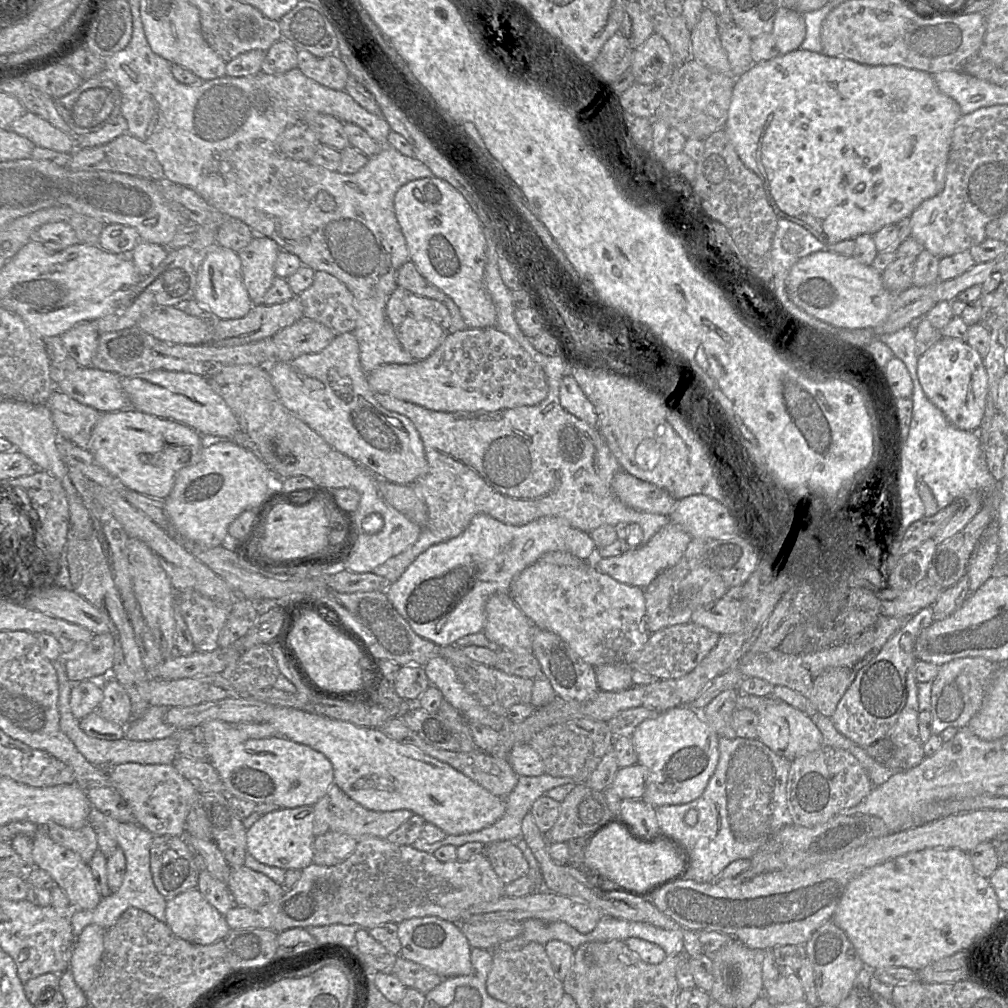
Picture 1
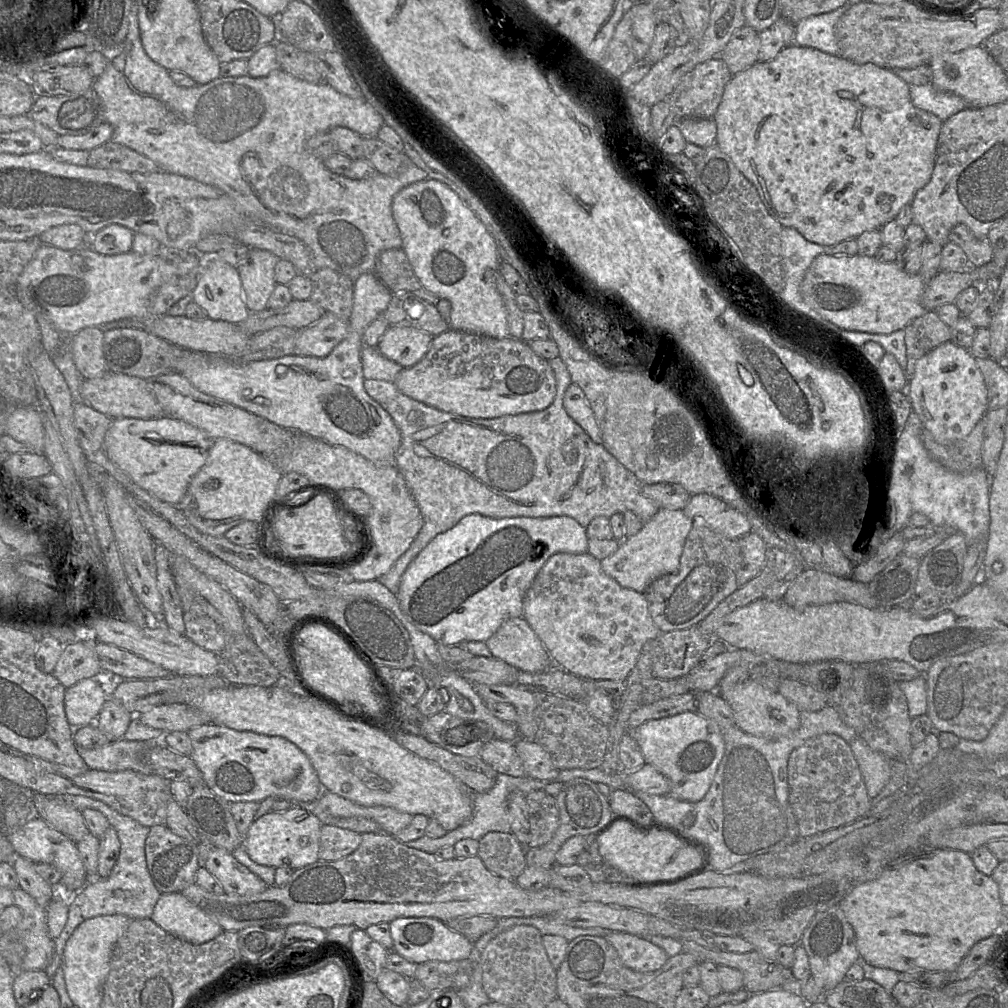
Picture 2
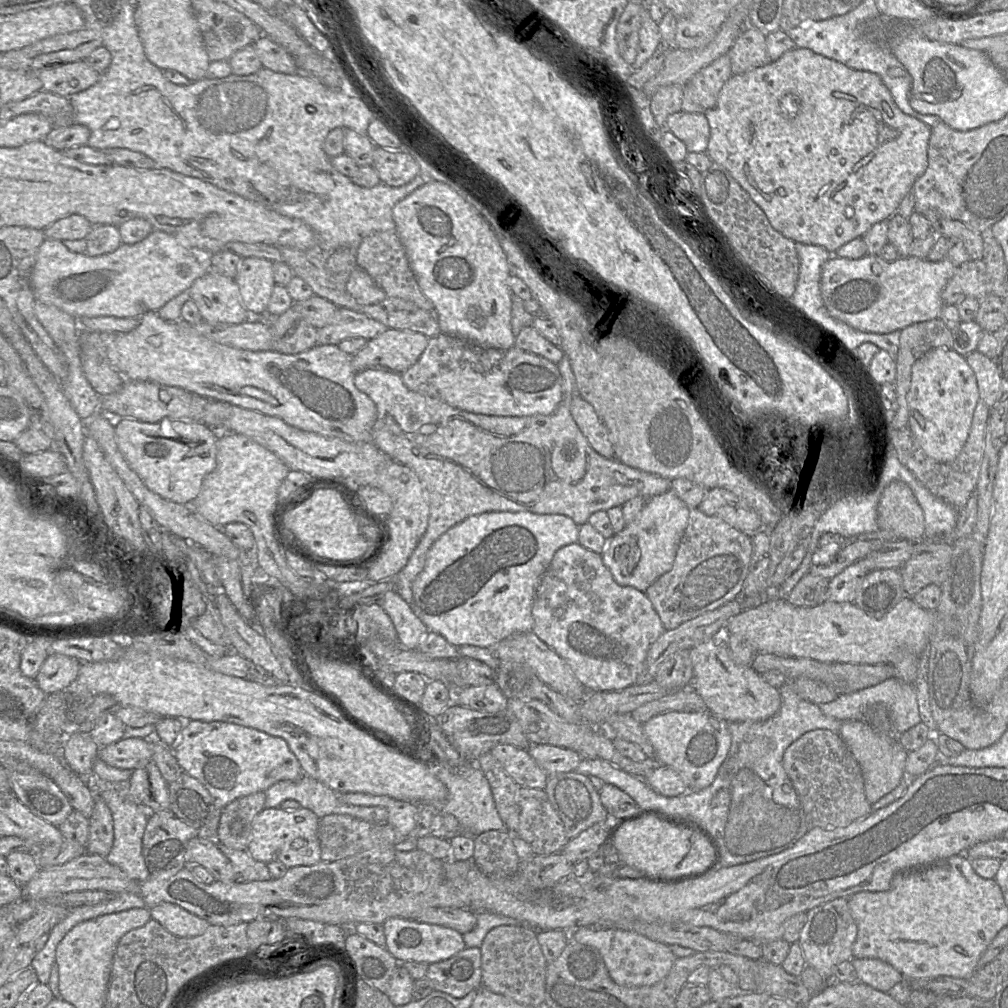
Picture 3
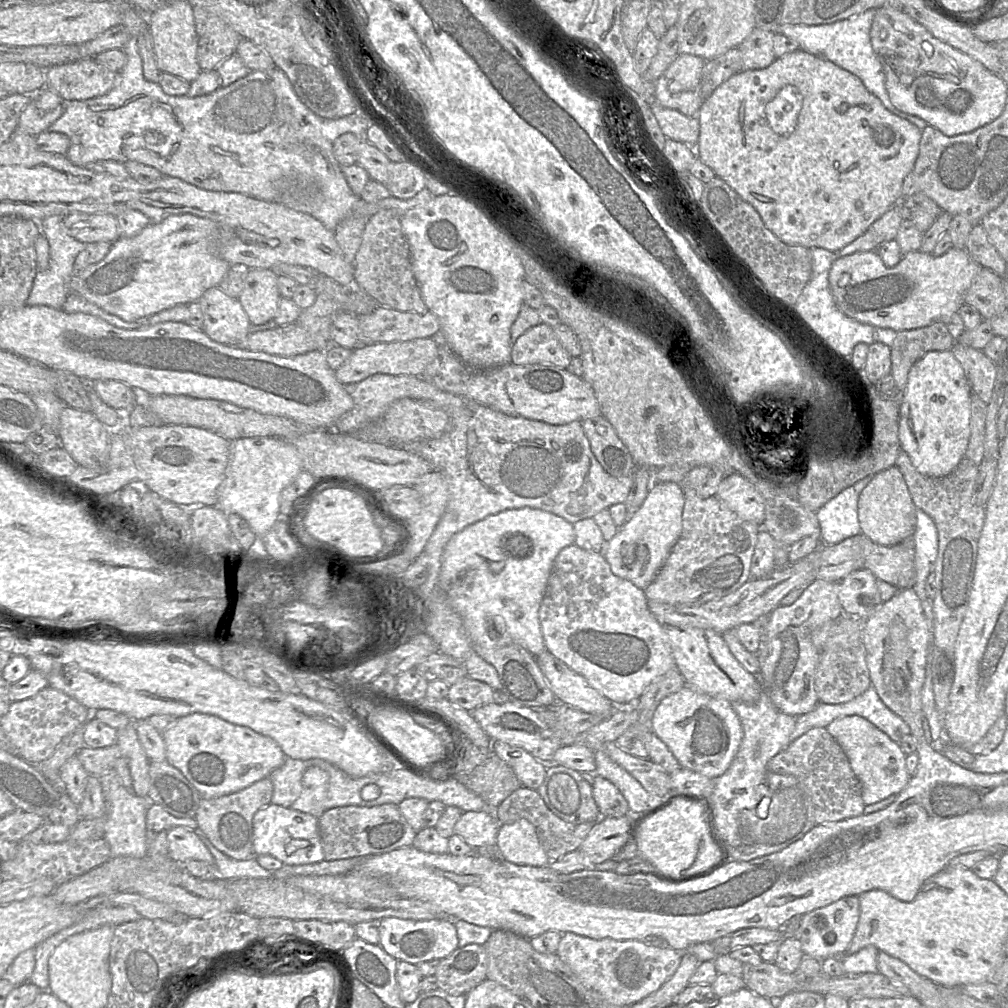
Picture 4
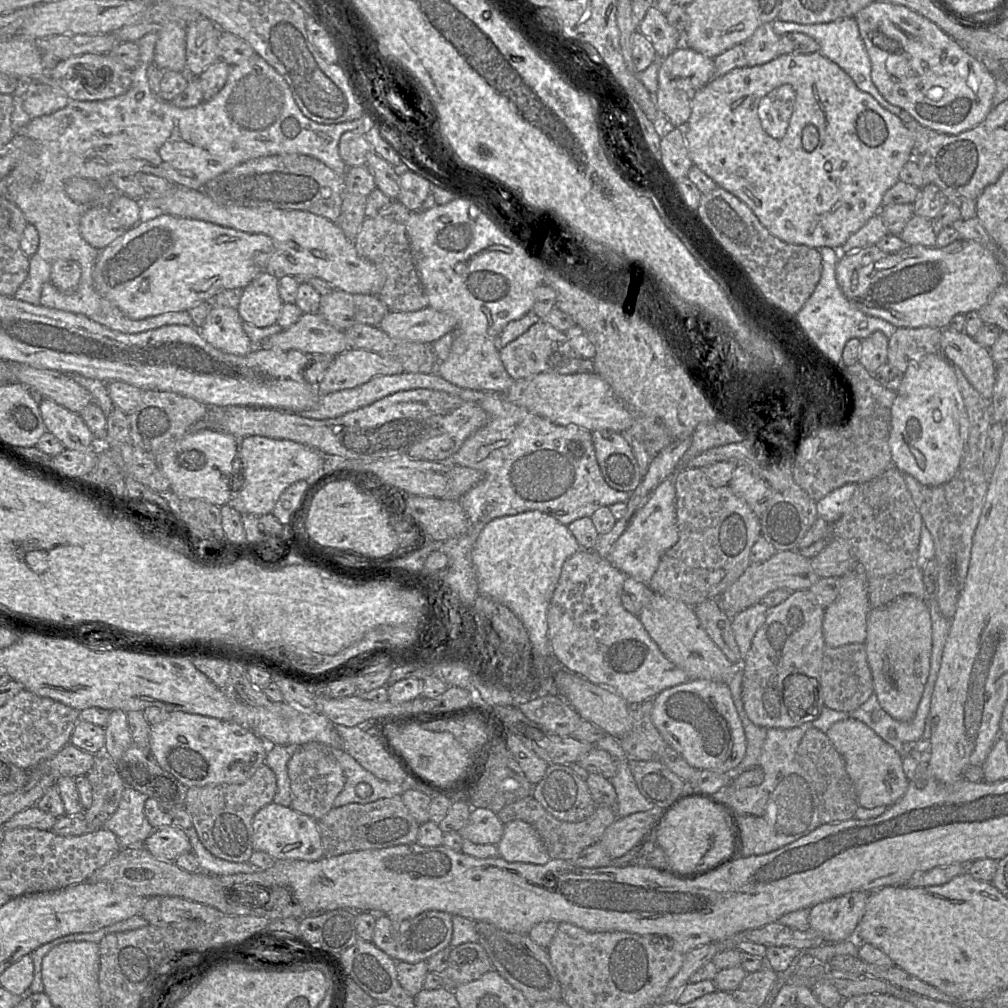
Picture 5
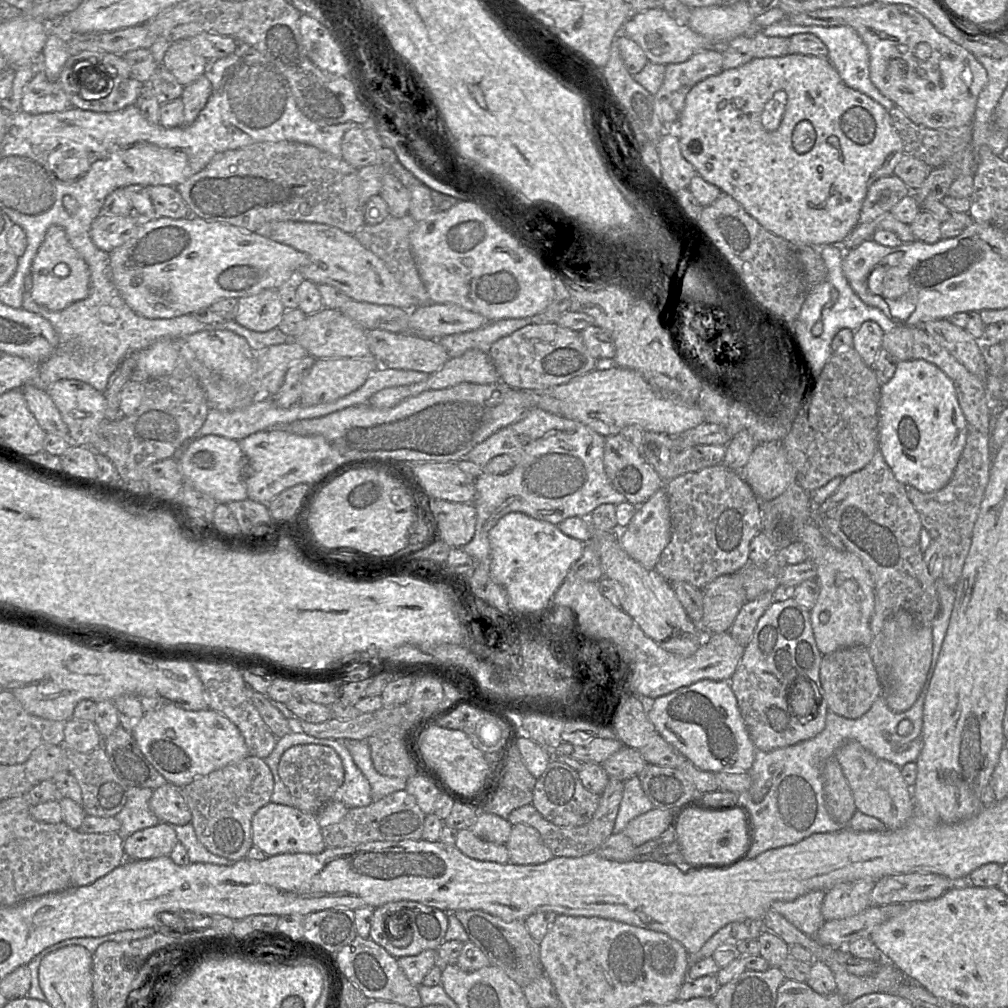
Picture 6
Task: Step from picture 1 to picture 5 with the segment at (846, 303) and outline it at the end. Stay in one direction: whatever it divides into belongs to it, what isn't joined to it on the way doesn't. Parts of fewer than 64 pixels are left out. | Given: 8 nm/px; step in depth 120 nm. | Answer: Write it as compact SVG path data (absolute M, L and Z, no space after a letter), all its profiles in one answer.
M958 238L947 246L905 245L896 253L885 253L876 245L840 254L836 280L844 296L866 315L881 318L896 328L945 329L957 314L979 311L1004 283L1004 274L994 255L980 243Z

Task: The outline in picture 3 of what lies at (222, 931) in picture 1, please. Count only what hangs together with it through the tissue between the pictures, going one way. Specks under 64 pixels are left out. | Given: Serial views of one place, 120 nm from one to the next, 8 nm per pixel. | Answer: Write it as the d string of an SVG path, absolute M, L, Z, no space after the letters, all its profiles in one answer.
M161 902L150 909L151 918L178 937L195 937L203 934L209 923L177 904Z

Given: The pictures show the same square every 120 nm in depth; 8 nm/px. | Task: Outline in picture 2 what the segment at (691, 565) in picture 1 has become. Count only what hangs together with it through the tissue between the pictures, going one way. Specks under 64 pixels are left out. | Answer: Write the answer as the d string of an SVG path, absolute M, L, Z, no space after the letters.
M693 522L685 540L677 571L655 579L643 592L655 626L661 632L684 630L696 626L737 588L736 571L740 563L738 539L728 538L701 522Z

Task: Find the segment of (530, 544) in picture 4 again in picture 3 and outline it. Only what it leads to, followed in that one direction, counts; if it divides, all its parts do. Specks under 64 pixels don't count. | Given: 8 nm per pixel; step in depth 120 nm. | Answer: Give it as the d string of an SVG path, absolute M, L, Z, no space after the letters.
M487 512L470 516L441 535L428 551L424 569L416 577L412 585L414 597L412 609L430 631L442 635L449 643L456 647L470 645L481 648L493 648L501 640L512 634L531 632L534 625L532 607L540 581L555 553L564 546L578 543L578 538L579 526L565 515L535 514L532 512Z

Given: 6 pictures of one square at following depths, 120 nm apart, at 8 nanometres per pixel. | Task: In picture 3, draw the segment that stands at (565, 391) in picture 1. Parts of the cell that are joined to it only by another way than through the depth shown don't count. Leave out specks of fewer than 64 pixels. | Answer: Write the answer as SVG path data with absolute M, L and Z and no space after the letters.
M579 393L571 400L571 414L590 446L601 456L614 458L614 448L608 428L597 415L594 407Z

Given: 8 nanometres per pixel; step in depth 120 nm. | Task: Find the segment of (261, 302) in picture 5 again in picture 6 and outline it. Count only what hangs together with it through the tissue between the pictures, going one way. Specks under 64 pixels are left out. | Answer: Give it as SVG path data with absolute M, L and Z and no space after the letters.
M265 289L256 295L238 299L234 320L241 326L266 332L280 324L285 313L277 289Z

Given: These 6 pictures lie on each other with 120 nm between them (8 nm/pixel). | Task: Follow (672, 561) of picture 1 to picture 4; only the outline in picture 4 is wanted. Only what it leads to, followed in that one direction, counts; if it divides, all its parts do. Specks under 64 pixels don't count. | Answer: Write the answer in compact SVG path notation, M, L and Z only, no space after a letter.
M675 482L653 484L642 506L629 516L625 524L618 529L614 538L606 544L604 557L612 573L630 581L637 588L644 591L664 565L671 549L681 534L683 507L684 493L682 485Z

